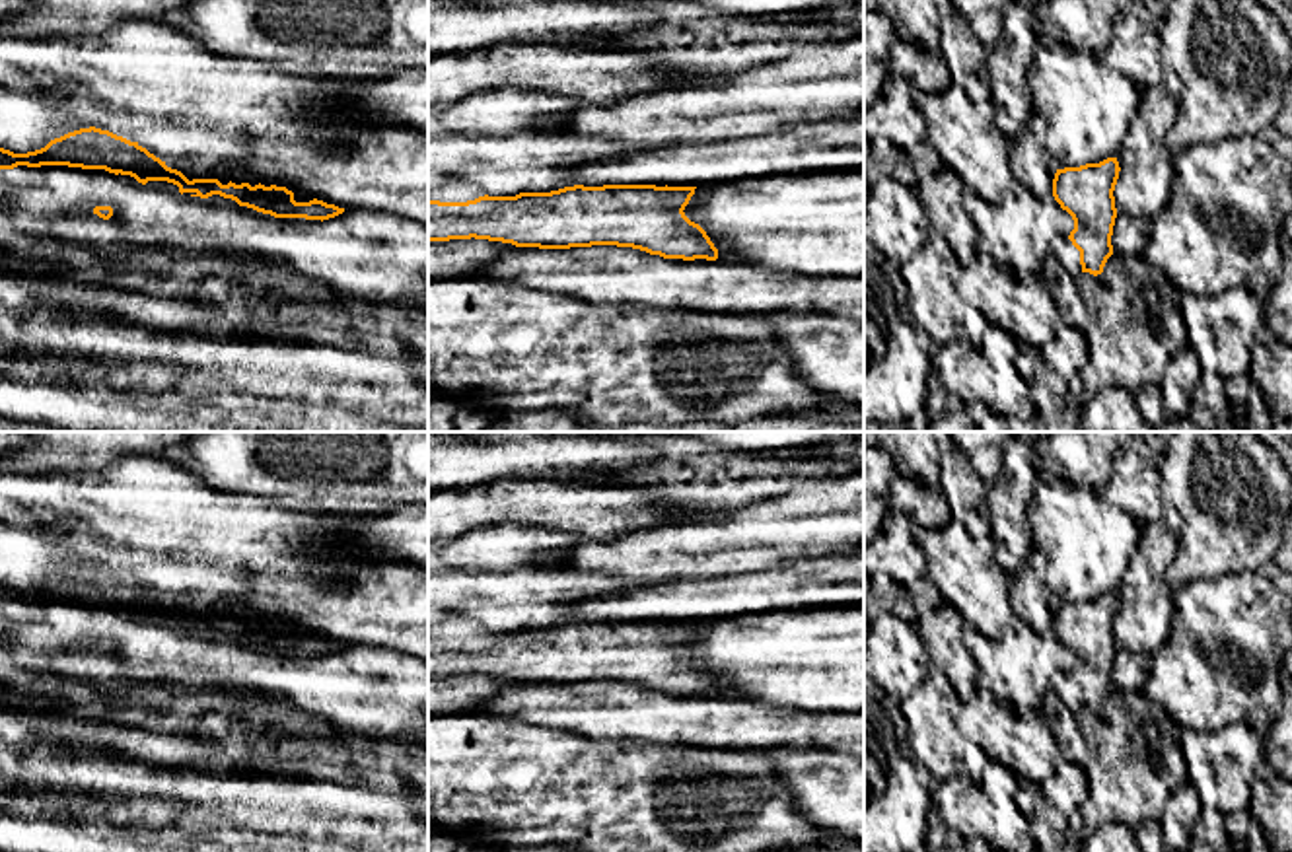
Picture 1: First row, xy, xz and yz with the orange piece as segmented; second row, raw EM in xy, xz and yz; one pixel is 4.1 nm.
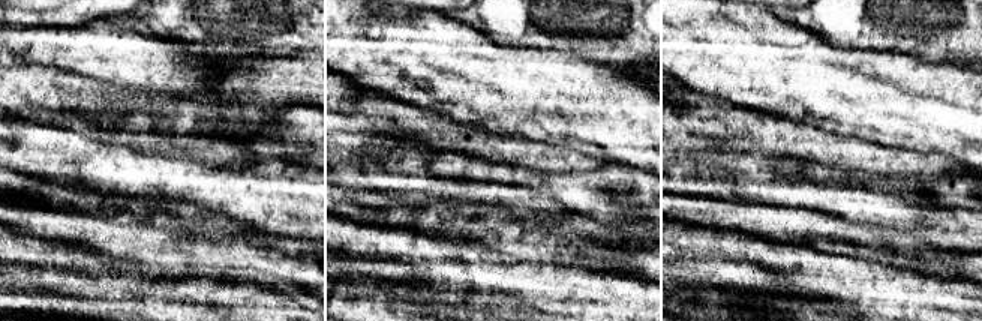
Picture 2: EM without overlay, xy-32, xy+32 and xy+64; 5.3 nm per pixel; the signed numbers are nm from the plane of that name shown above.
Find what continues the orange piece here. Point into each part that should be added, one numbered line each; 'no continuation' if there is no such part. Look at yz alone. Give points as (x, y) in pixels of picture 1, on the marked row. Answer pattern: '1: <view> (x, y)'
no continuation

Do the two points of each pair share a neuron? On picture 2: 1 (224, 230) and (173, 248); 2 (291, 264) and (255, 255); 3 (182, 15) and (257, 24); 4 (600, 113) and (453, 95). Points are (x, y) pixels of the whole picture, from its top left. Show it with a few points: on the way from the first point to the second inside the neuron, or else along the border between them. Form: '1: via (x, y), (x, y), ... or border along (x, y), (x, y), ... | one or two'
1: border along (164, 227), (179, 234), (192, 234), (197, 239) | two
2: via (282, 264), (264, 260) | one
3: via (200, 15), (219, 24), (239, 24) | one
4: via (564, 101), (547, 95), (489, 95) | one

